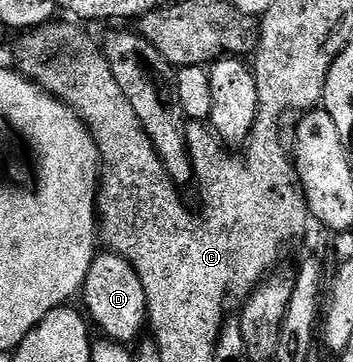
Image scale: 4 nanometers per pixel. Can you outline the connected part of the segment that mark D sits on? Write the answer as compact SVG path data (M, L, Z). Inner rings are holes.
M103 250L96 255L83 283L82 300L84 304L82 307L90 323L96 329L99 327L103 331L100 333L106 339L113 340L117 344L134 345L148 327L145 286L141 286L141 278L137 278L137 270L133 270L129 261L117 252Z

